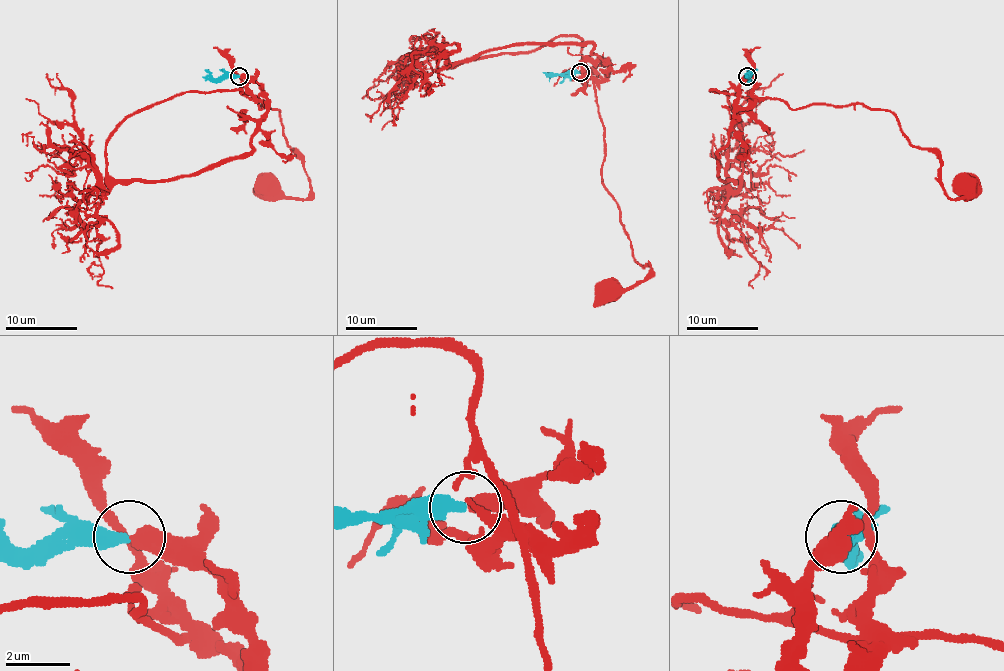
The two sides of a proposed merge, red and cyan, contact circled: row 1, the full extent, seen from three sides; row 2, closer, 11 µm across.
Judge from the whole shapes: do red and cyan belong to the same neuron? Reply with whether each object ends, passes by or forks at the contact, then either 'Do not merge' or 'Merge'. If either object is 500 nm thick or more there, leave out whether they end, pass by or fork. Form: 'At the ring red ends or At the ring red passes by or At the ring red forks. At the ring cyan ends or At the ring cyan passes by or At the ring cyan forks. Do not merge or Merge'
At the ring red forks. At the ring cyan ends. Merge

